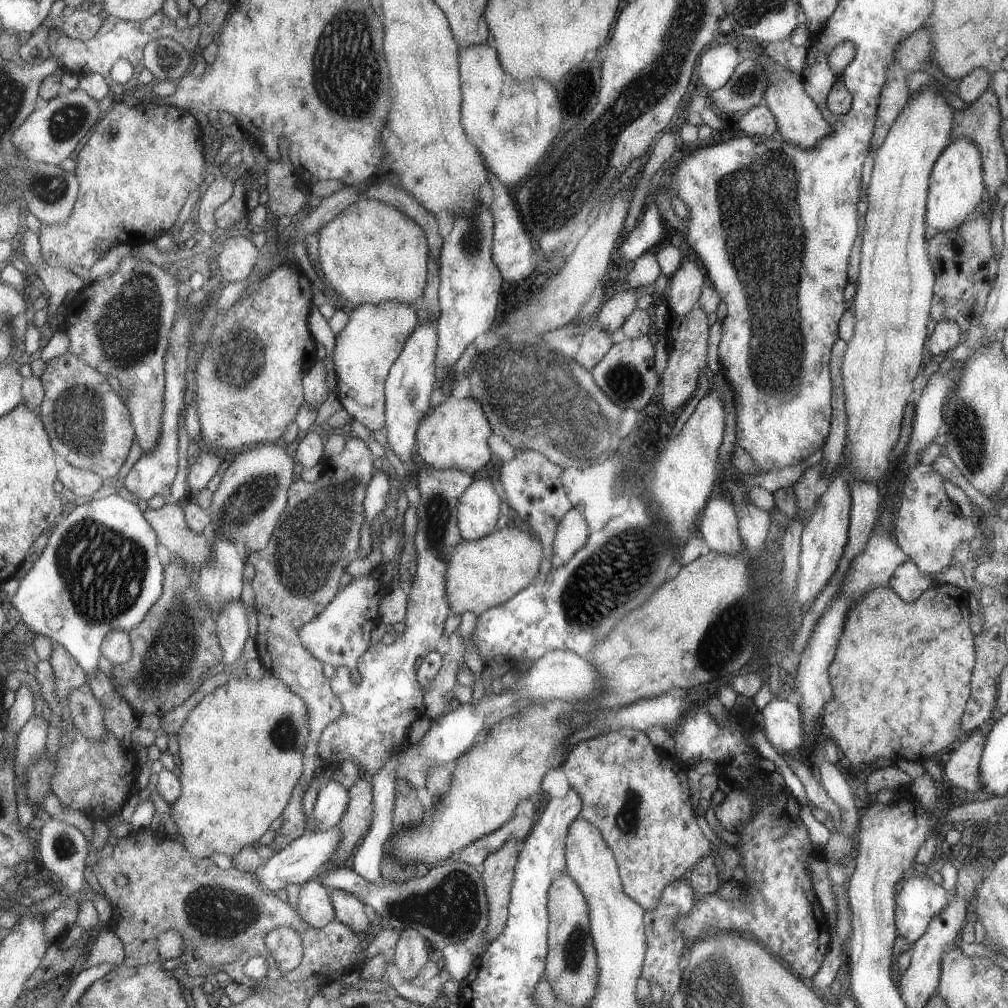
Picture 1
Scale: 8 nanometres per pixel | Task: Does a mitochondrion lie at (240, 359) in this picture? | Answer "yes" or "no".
yes

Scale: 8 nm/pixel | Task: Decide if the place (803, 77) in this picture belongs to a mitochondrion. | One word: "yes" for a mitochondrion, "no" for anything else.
no

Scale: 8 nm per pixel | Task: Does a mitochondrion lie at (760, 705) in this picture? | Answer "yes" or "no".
no

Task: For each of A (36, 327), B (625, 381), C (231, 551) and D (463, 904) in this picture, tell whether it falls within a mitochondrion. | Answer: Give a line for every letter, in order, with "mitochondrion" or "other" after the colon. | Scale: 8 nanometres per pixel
A: other
B: mitochondrion
C: other
D: mitochondrion

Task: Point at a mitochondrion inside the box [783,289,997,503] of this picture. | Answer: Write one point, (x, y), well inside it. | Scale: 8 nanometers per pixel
(968, 434)

